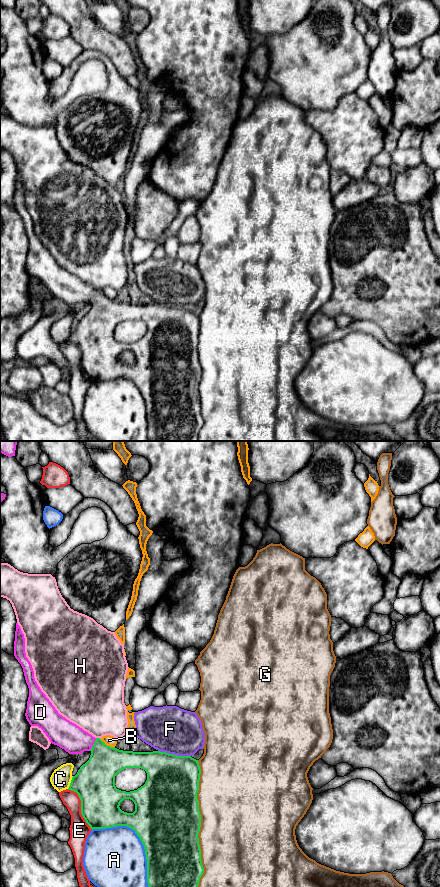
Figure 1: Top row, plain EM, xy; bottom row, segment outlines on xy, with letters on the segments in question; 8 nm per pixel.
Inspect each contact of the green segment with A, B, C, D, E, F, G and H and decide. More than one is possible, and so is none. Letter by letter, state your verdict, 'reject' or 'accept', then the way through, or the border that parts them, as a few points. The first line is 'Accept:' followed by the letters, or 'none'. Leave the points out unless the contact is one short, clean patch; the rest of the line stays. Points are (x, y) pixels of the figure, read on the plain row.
Accept: D
A: reject
B: reject
C: reject
D: accept; runs through xy (98, 326), (98, 301), (93, 296), (76, 293), (65, 286)
E: reject
F: reject
G: reject
H: reject

